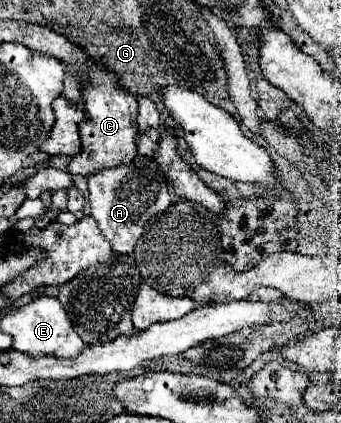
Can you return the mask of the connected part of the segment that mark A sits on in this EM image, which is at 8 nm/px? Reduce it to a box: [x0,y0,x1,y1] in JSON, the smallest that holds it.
[86,154,170,256]

